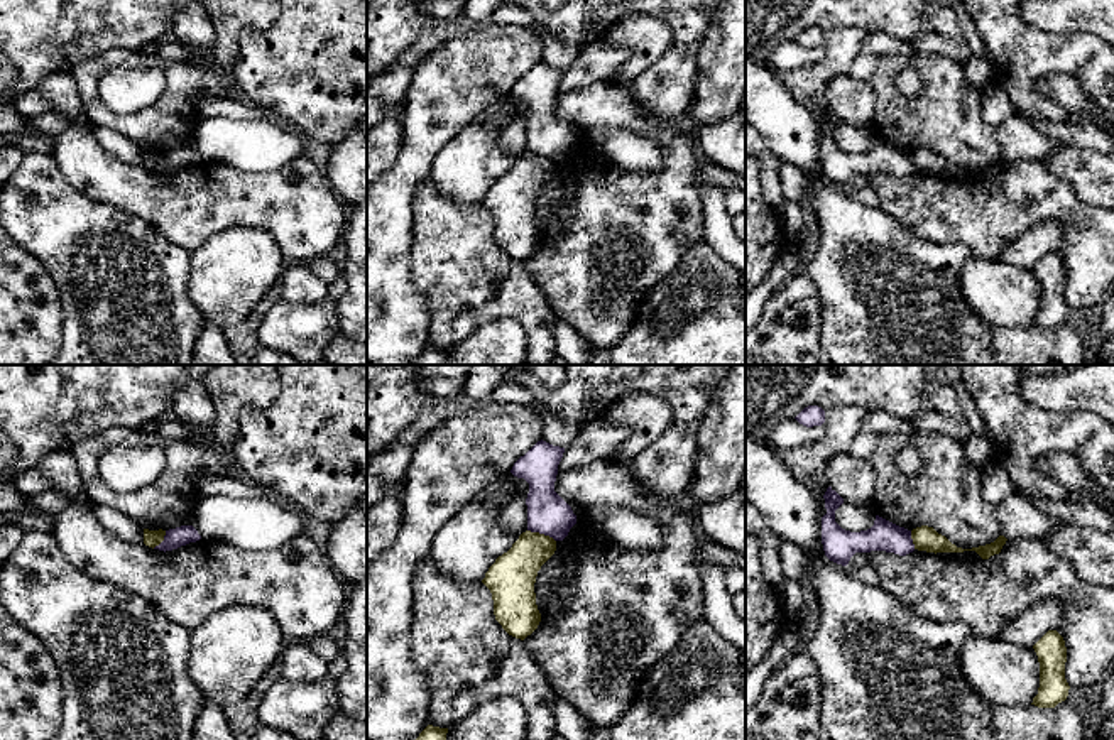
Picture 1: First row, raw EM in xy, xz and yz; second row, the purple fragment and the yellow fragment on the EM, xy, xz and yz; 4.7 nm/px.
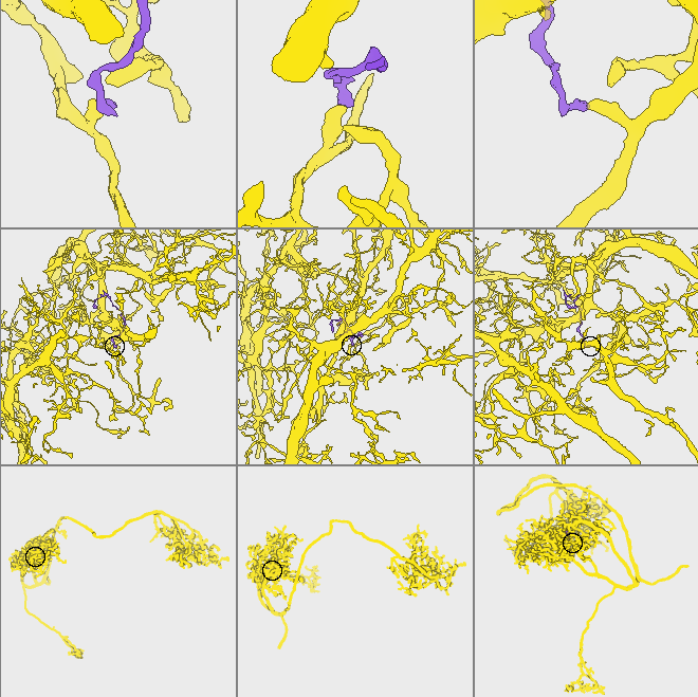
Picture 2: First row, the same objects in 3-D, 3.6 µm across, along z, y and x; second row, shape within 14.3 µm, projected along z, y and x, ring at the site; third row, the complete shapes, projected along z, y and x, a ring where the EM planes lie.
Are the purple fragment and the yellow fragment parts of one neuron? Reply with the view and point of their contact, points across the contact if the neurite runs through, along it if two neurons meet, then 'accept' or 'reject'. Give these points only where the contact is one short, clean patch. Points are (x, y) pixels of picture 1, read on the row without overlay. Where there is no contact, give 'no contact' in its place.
xz (541, 154) | along xz (528, 151), (548, 156), (555, 163) | reject

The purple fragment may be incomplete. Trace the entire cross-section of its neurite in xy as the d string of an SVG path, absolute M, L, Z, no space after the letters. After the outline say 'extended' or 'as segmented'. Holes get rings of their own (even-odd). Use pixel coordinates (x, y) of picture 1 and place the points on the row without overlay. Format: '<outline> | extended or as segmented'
M181 147L181 149L166 152L164 162L159 167L156 167L154 171L166 174L166 172L172 172L181 167L186 167L189 164L196 164L199 161L201 161L201 157L198 155L198 152L193 147Z | as segmented

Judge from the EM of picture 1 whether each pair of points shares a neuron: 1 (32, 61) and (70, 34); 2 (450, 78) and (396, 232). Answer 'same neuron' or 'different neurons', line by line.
1: same neuron
2: same neuron

